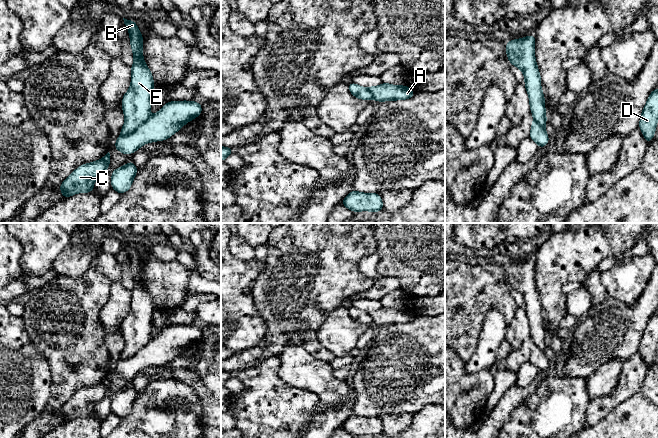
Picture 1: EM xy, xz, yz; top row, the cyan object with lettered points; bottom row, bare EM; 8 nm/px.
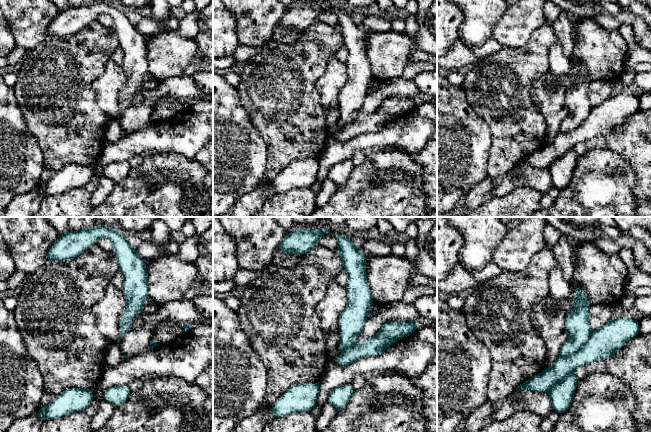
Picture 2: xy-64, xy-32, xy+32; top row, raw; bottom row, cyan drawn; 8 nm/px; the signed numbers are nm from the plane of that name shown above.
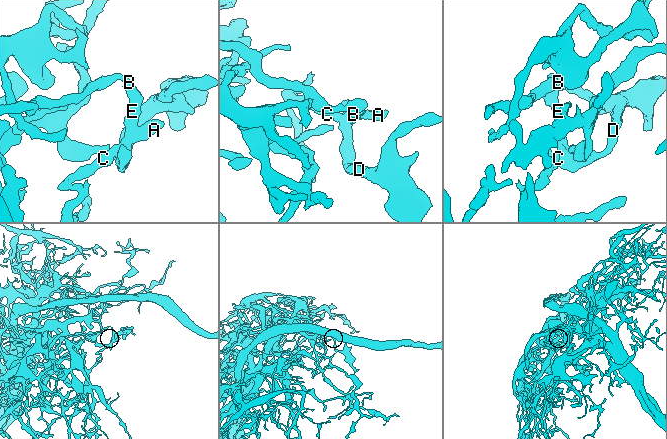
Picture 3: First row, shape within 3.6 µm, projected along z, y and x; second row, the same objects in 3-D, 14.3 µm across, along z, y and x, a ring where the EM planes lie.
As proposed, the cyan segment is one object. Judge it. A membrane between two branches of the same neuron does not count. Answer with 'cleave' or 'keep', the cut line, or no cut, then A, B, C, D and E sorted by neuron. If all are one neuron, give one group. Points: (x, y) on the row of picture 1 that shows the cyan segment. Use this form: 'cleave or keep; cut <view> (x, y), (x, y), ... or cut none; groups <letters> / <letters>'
keep; cut none; groups A B C D E

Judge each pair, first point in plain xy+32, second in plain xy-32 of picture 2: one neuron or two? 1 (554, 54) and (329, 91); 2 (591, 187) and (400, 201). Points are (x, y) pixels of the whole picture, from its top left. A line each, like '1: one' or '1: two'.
1: one
2: one

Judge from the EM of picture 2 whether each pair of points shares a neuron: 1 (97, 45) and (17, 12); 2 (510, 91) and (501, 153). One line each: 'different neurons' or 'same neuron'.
1: different neurons
2: same neuron

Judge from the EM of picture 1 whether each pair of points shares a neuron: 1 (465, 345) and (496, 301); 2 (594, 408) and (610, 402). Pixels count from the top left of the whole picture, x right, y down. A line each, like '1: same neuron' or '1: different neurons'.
1: same neuron
2: same neuron

